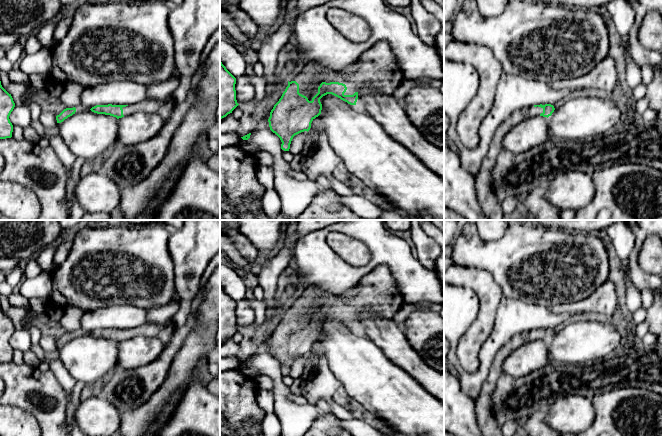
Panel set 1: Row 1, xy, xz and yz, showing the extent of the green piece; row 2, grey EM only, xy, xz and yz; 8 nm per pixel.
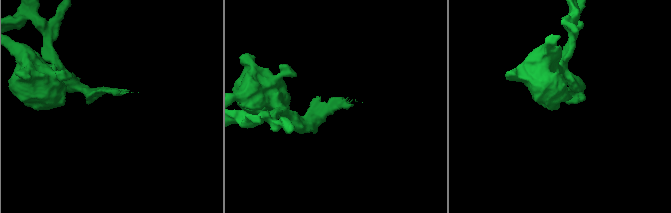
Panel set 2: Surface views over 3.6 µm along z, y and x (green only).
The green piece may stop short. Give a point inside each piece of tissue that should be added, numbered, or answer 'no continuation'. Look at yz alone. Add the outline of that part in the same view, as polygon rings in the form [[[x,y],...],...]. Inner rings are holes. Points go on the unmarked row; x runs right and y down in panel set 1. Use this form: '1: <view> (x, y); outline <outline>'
1: yz (486, 422); outline [[[538,330],[516,334],[497,351],[488,377],[476,399],[477,426],[482,436],[503,436],[502,426],[497,423],[492,412],[491,395],[495,390],[499,377],[503,373],[505,359],[524,343],[540,340],[541,337],[543,337],[543,332]]]

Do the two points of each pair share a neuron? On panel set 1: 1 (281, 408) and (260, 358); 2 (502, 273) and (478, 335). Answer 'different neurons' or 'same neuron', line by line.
1: same neuron
2: different neurons

